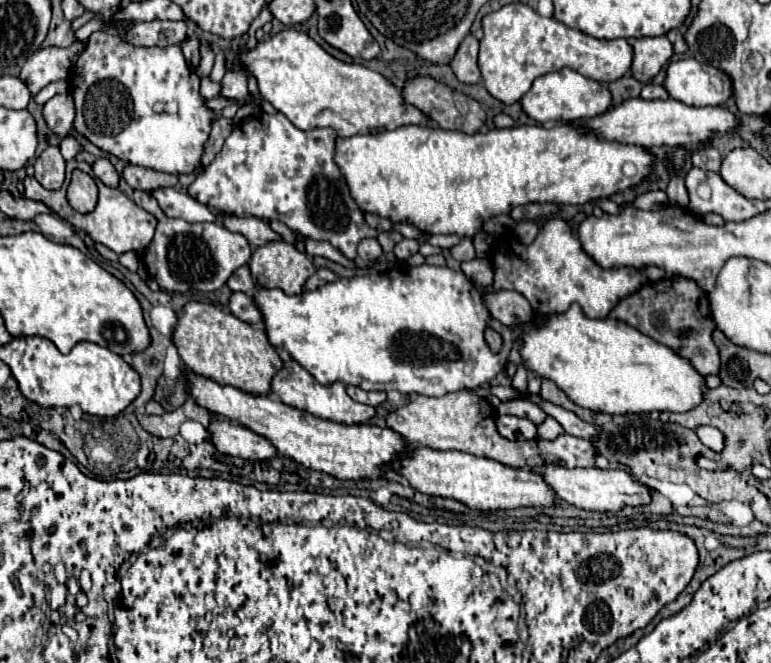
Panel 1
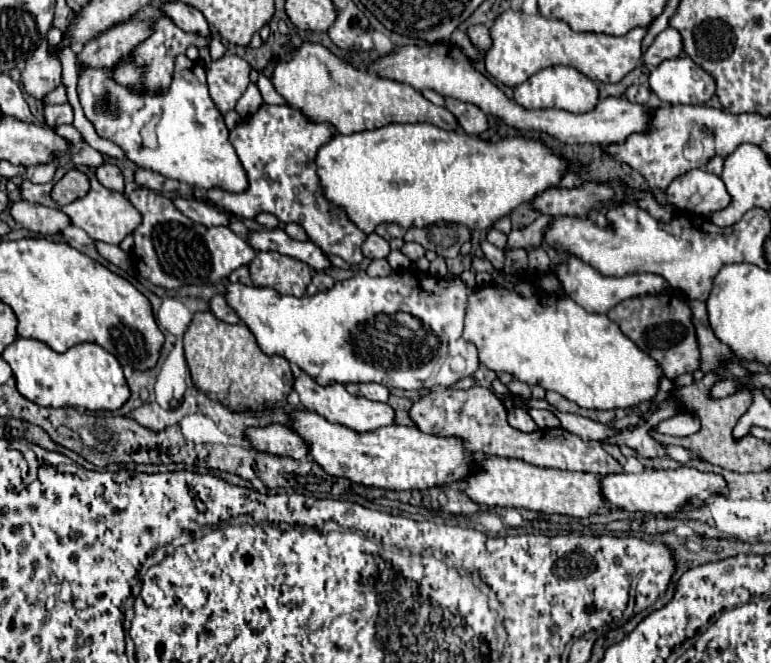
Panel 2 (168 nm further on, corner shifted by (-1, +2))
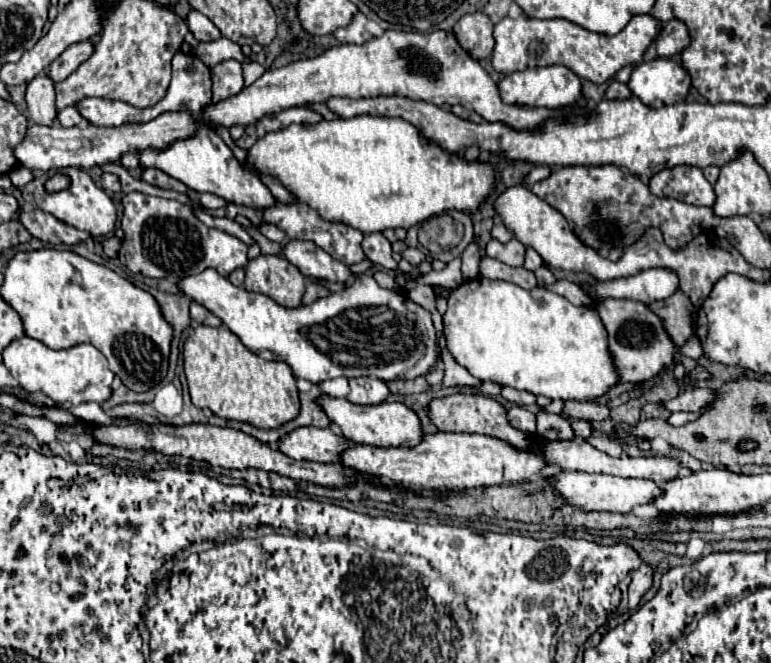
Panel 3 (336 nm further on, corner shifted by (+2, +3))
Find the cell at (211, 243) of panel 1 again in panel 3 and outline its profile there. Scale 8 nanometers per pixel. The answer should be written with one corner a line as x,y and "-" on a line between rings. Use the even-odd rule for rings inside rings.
130,192
124,194
122,208
120,228
124,230
124,240
118,258
130,272
140,272
148,278
168,276
172,280
180,280
182,276
214,268
218,274
228,276
236,268
244,268
248,262
248,246
242,240
222,230
204,226
186,204
142,192

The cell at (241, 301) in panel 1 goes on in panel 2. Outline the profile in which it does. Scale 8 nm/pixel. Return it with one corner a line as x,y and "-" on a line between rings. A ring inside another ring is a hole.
215,295
215,297
211,299
211,311
215,313
215,317
219,317
219,319
225,321
225,323
241,323
239,315
229,307
229,303
225,301
223,295

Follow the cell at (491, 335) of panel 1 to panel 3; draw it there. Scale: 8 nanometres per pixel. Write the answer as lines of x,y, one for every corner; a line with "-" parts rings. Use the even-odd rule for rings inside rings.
474,278
462,282
452,290
448,308
444,312
444,338
446,350
452,358
464,366
474,378
482,382
496,382
516,390
526,390
536,396
548,396
552,400
592,400
602,396
608,388
618,384
618,376
612,366
608,350
606,330
596,310
574,306
564,296
546,290
544,286
526,290
512,282

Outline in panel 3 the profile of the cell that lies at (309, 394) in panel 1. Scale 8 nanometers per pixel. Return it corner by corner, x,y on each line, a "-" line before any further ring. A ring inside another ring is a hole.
322,396
320,406
326,410
328,418
340,426
342,434
356,444
370,444
370,446
378,446
378,448
400,448
400,446
414,448
424,438
420,418
416,416
416,412
412,412
410,408
406,408
400,402
382,402
376,406
360,406
360,404
352,404
348,400

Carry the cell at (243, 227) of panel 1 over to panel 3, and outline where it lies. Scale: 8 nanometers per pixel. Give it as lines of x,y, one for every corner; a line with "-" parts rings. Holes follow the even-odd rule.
288,240
284,244
282,256
308,278
326,282
348,282
354,276
346,264
338,262
312,242

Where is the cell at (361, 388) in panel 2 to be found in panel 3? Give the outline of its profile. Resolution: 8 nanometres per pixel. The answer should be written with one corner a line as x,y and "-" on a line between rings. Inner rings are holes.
350,378
350,396
348,400
352,404
362,404
362,406
374,406
382,404
390,396
390,390
384,380
378,378

